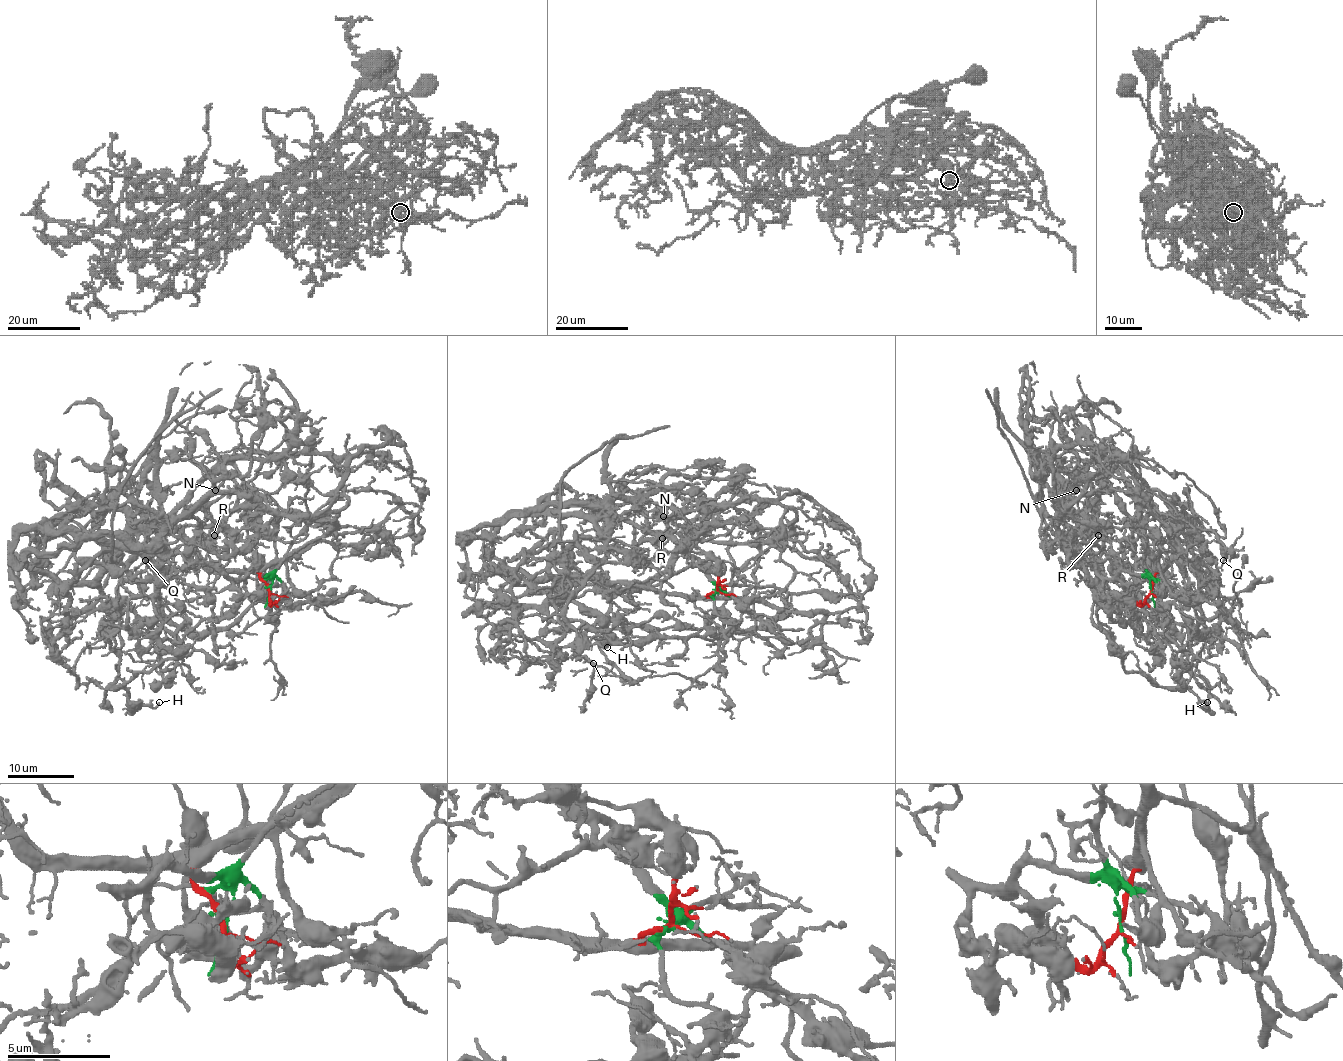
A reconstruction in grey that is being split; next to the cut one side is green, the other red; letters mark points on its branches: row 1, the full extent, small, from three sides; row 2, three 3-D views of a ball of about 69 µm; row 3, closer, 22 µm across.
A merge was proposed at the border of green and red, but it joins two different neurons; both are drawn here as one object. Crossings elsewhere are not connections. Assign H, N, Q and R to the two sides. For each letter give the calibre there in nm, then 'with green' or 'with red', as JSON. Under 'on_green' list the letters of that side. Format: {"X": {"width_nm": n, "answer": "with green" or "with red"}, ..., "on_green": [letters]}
{"H": {"width_nm": 150, "answer": "with green"}, "N": {"width_nm": 130, "answer": "with red"}, "Q": {"width_nm": 130, "answer": "with red"}, "R": {"width_nm": 190, "answer": "with green"}, "on_green": ["H", "R"]}

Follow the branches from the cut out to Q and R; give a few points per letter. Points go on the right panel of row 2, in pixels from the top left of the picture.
Q: (1150, 590), (1155, 570), (1149, 567), (1144, 528), (1169, 542), (1182, 540), (1217, 571), (1223, 560)
R: (1150, 590), (1145, 576), (1125, 571), (1104, 578), (1071, 547), (1059, 522), (1067, 517), (1097, 535)

